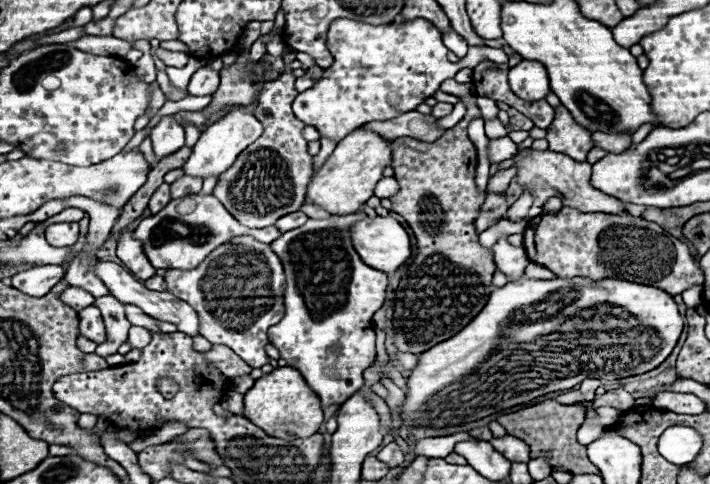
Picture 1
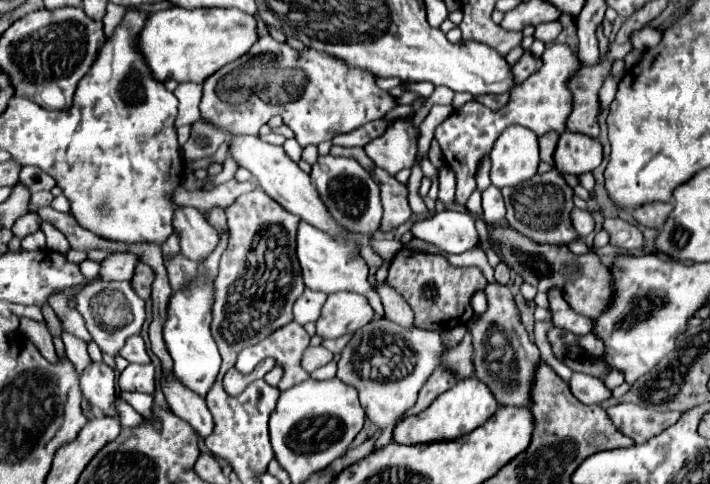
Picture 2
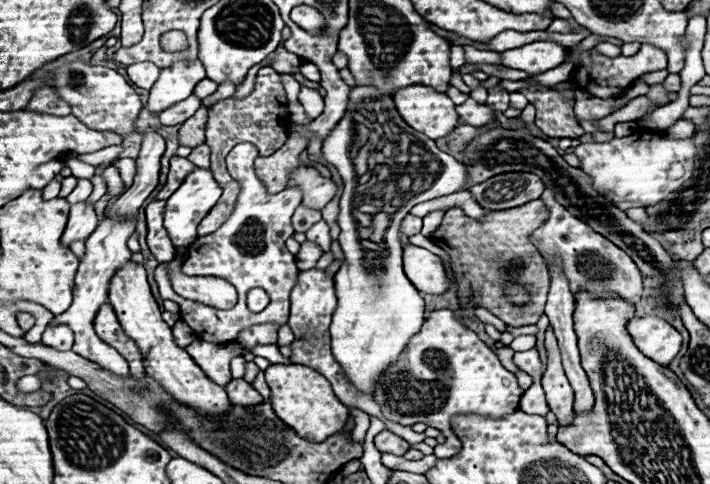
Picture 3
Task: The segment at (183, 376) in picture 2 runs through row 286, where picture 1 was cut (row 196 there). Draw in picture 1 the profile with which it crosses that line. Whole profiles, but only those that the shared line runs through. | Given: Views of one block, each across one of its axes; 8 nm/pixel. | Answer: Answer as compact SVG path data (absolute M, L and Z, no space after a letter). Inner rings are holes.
M192 194L180 200L170 200L158 214L144 218L134 232L134 236L142 240L144 254L154 264L154 268L182 268L182 270L196 268L212 252L212 248L224 244L232 236L246 234L254 236L264 244L270 244L272 240L282 236L282 232L276 226L268 226L262 230L240 226L220 204L220 200L216 200L212 194Z

